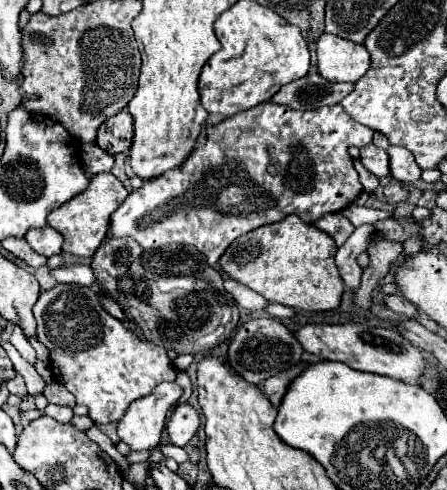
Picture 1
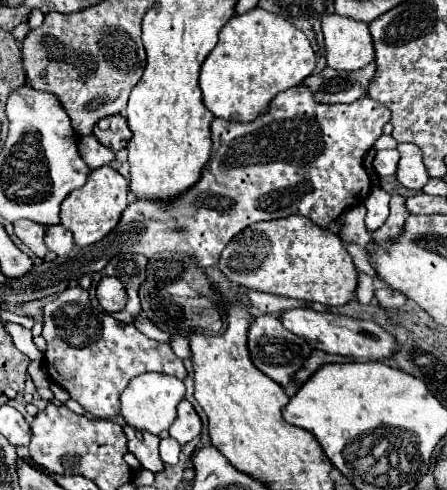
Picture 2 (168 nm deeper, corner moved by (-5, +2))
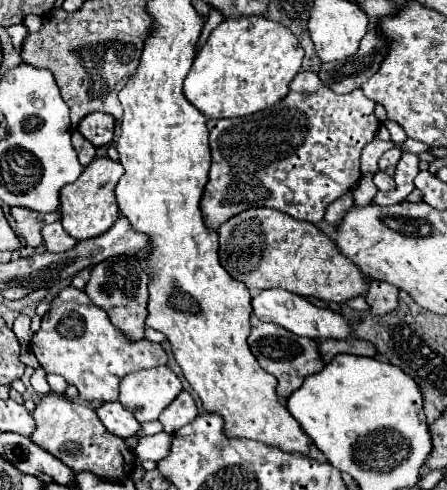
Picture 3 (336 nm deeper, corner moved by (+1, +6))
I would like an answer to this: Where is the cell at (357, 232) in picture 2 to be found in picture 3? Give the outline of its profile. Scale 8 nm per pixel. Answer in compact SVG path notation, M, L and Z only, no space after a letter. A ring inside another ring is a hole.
M364 175L362 179L360 179L360 183L356 185L356 189L354 189L354 205L356 207L366 207L370 201L372 201L372 197L376 195L376 185L372 183L372 175Z

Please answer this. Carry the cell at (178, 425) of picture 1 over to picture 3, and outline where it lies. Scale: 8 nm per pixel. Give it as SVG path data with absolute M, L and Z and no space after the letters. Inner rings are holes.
M182 391L160 415L160 423L164 425L166 433L176 433L180 427L192 423L196 419L196 403L188 391Z

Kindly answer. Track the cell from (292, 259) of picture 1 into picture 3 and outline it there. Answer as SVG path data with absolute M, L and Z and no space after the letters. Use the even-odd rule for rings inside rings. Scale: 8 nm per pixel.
M248 209L246 213L238 213L226 225L218 229L220 239L220 265L236 279L246 283L248 289L284 289L304 297L318 297L322 301L342 303L352 297L364 295L364 275L362 271L342 255L336 243L322 233L314 223L298 221L286 213L278 213L272 209Z

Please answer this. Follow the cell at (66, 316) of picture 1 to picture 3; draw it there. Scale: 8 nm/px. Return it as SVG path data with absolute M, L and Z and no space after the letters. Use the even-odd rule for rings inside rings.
M68 285L50 303L48 313L42 317L42 327L34 333L30 343L46 373L62 375L68 385L74 385L82 401L116 401L118 383L124 375L150 369L168 363L168 355L160 343L148 339L130 341L118 327L112 325L110 317L98 309L84 291Z

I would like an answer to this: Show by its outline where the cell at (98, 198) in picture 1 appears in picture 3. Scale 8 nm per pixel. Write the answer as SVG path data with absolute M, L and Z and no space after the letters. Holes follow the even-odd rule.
M96 157L88 167L84 167L82 175L66 185L60 193L60 221L62 227L80 239L90 239L96 235L102 235L106 229L110 229L110 225L114 225L114 221L120 215L118 203L116 203L116 195L114 195L114 187L120 181L124 169L118 161L112 161L108 157Z

